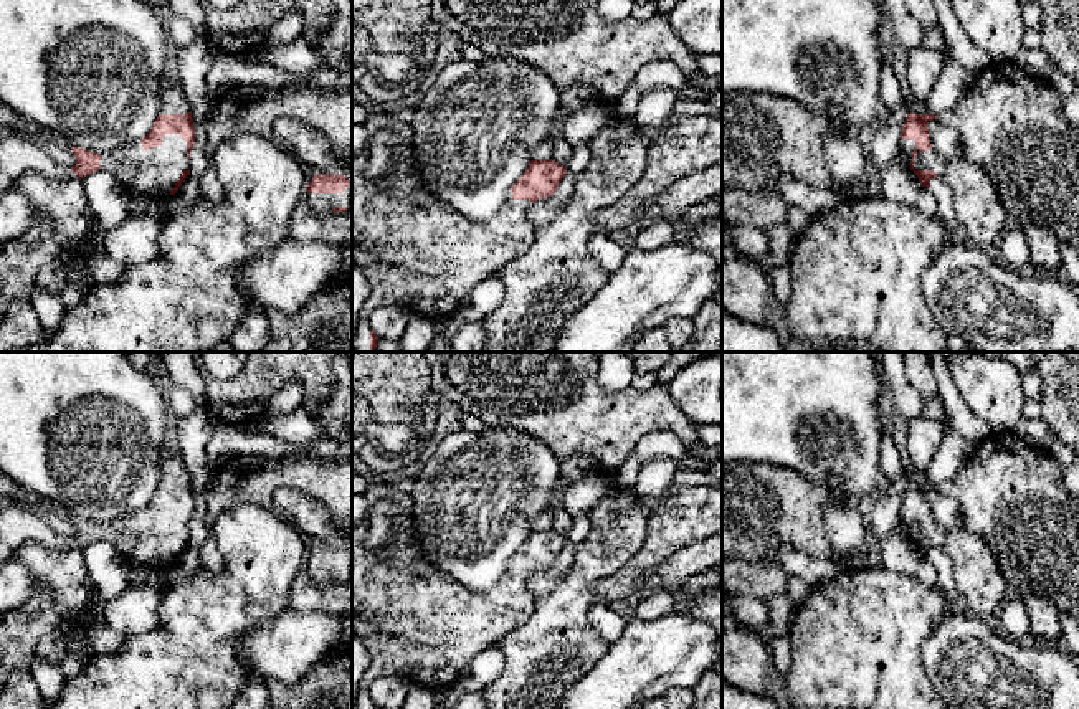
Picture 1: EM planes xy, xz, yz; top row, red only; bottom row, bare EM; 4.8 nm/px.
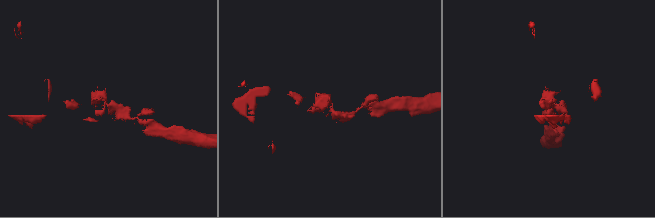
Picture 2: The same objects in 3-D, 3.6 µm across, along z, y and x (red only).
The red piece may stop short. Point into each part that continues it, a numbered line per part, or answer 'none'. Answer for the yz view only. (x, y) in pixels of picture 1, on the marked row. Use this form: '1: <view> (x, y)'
1: yz (979, 205)

